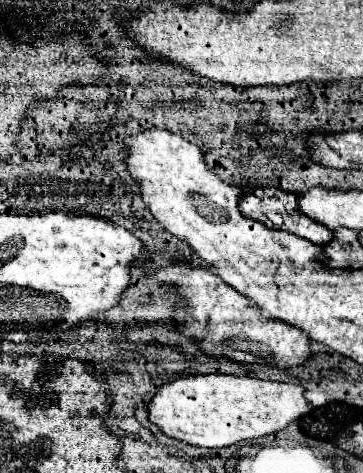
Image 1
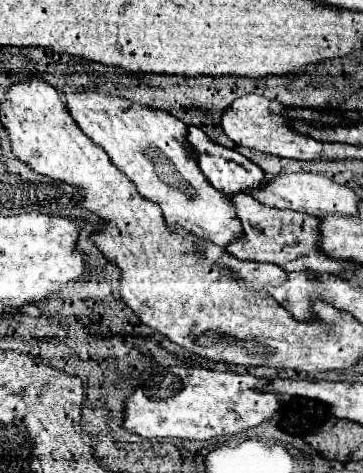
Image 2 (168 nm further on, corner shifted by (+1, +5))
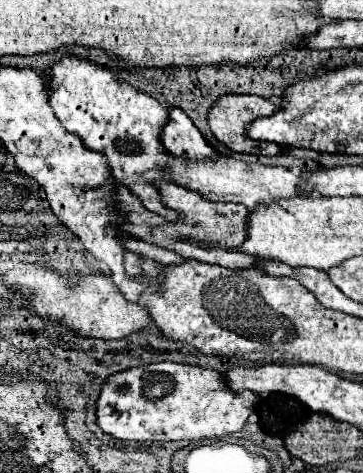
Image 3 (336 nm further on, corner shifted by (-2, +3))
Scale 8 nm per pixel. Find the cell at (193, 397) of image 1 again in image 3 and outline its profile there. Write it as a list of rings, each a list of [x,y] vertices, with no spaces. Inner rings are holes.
[[[153,363],[109,375],[95,403],[101,431],[125,441],[213,439],[237,433],[257,405],[257,395],[227,389],[219,371],[181,363]]]

